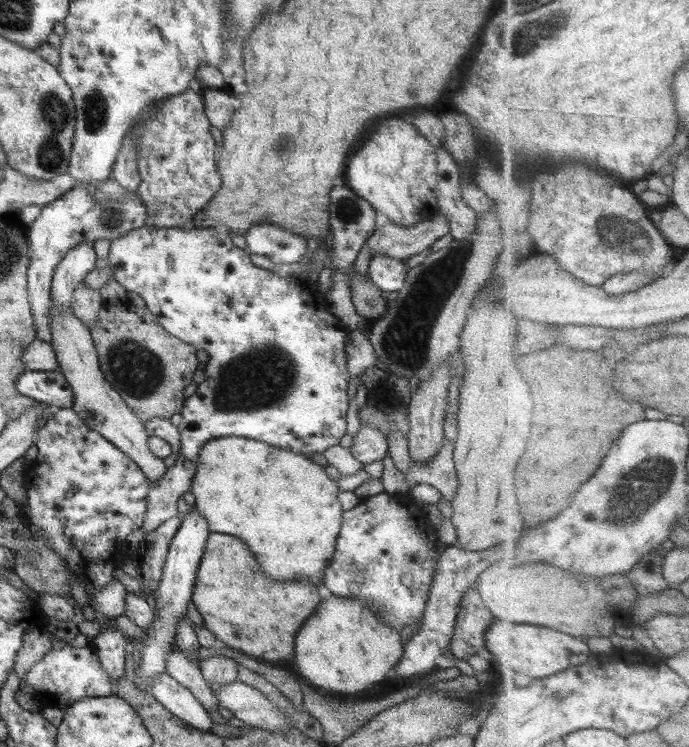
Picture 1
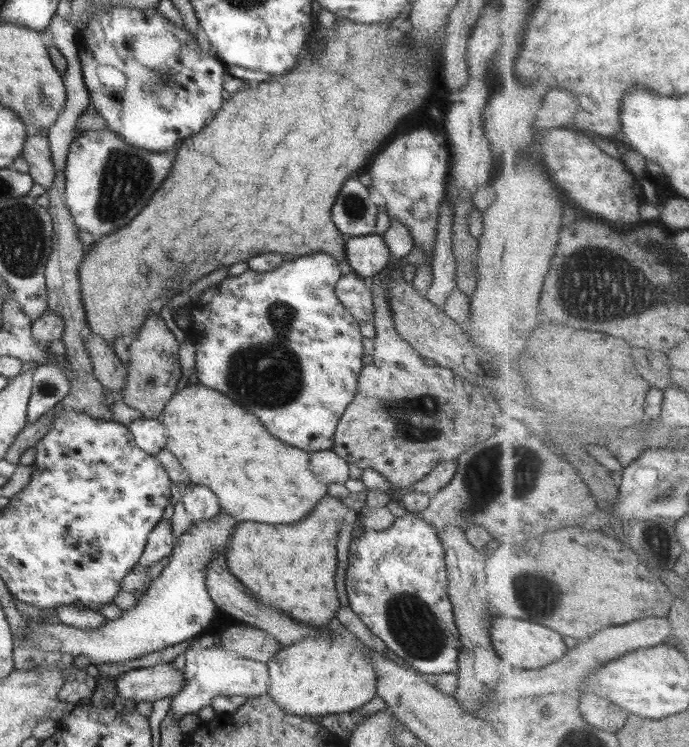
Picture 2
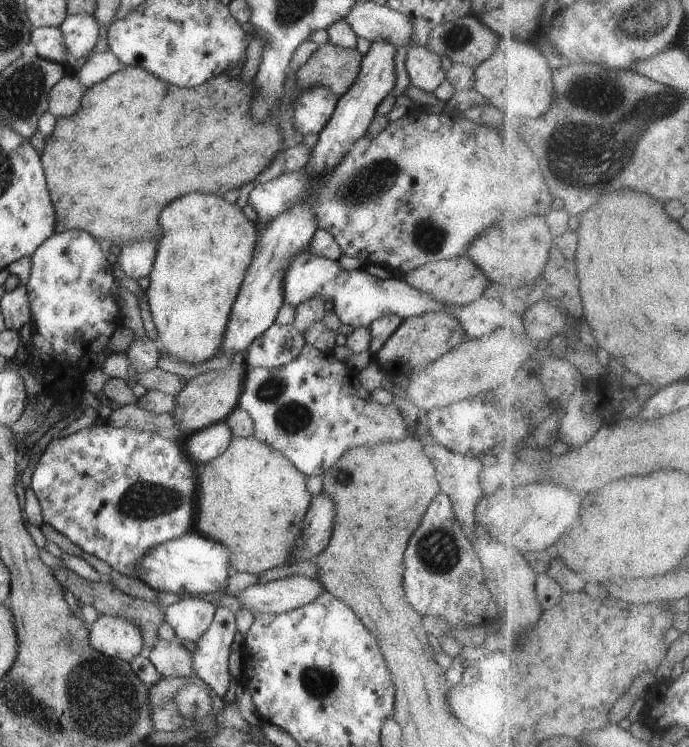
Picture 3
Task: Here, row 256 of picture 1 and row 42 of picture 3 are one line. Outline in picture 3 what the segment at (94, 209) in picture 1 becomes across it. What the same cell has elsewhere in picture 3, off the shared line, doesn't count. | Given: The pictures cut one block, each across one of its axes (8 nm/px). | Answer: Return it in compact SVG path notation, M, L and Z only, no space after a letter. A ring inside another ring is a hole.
M59 27L33 28L29 42L34 44L36 54L46 60L61 64L69 70L70 58Z

